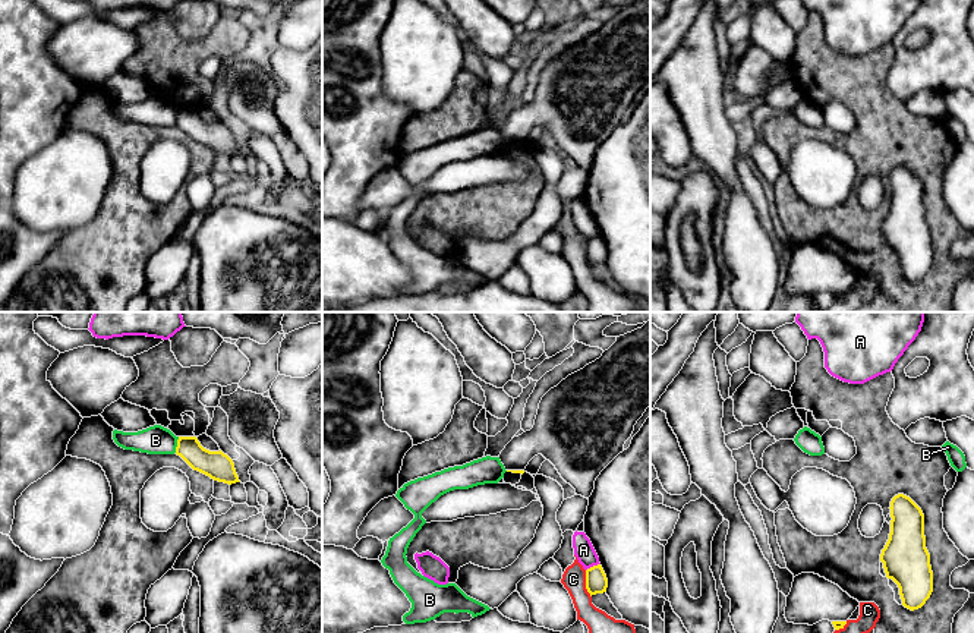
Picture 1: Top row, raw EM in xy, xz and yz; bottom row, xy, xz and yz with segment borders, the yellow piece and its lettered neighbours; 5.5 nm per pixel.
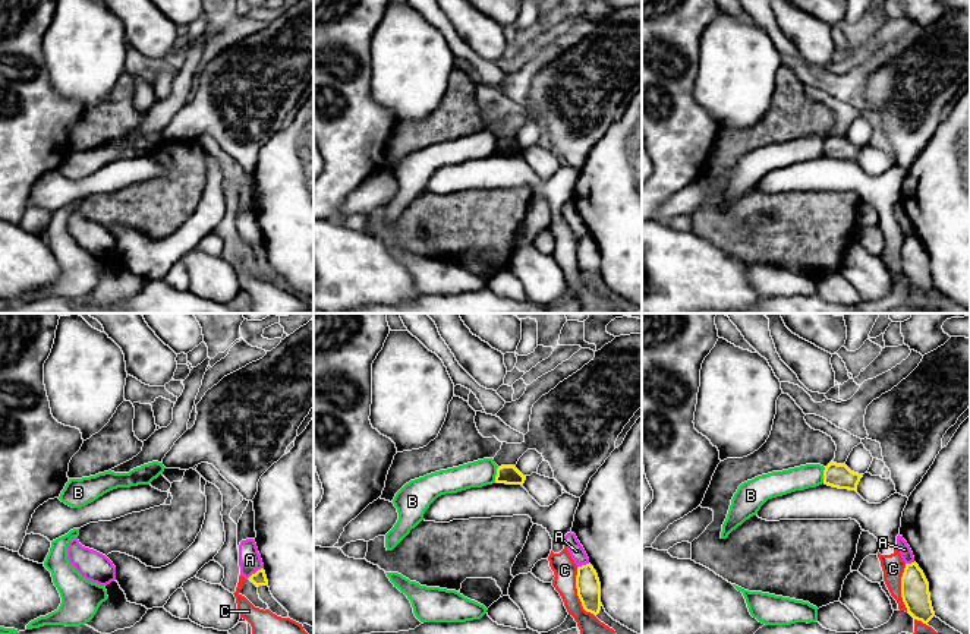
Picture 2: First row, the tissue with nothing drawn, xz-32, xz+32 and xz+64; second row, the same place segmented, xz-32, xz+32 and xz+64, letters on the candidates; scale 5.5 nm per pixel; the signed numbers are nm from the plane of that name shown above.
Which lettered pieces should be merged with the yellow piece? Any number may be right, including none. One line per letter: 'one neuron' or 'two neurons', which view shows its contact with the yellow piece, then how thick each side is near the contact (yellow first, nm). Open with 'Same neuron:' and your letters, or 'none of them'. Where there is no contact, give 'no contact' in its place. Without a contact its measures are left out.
Same neuron: none of them
A: two neurons | xz | 120/110 nm
B: two neurons | xy | 150/160 nm
C: two neurons | xz | 120/130 nm

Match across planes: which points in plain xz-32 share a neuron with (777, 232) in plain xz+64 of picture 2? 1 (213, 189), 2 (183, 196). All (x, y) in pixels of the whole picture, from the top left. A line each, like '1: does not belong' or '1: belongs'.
1: does not belong
2: belongs

